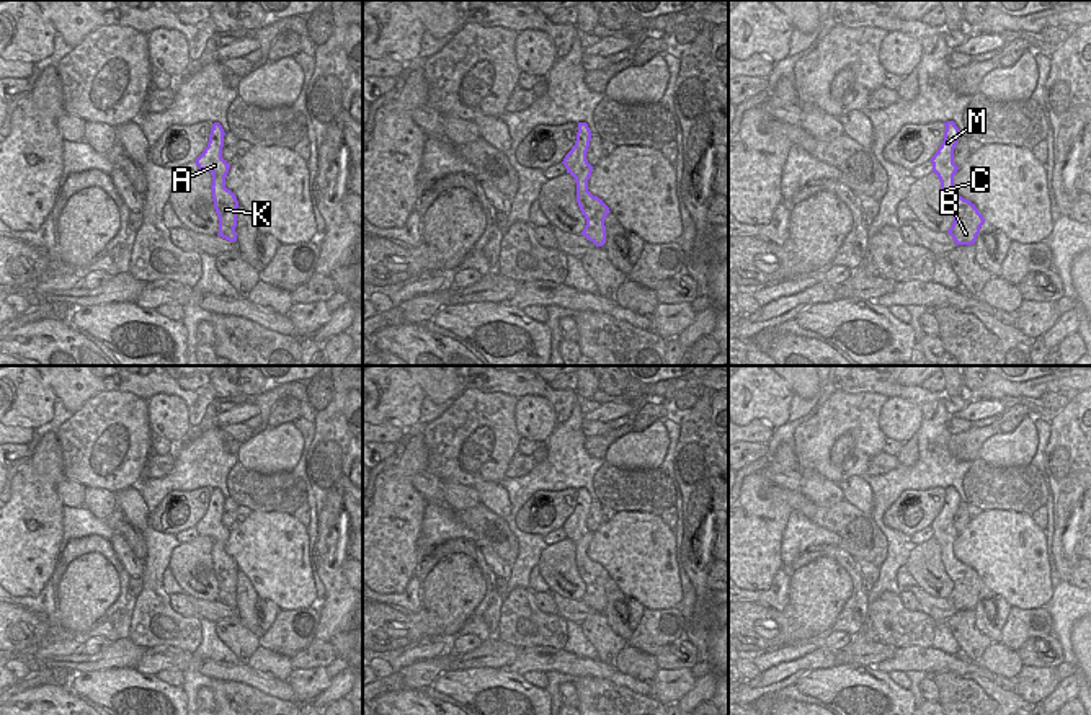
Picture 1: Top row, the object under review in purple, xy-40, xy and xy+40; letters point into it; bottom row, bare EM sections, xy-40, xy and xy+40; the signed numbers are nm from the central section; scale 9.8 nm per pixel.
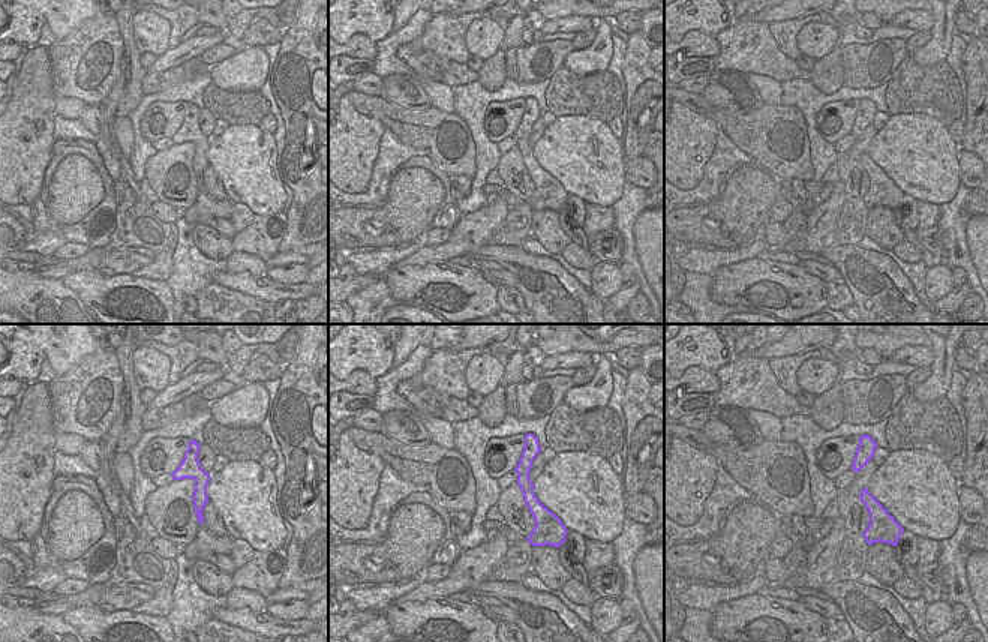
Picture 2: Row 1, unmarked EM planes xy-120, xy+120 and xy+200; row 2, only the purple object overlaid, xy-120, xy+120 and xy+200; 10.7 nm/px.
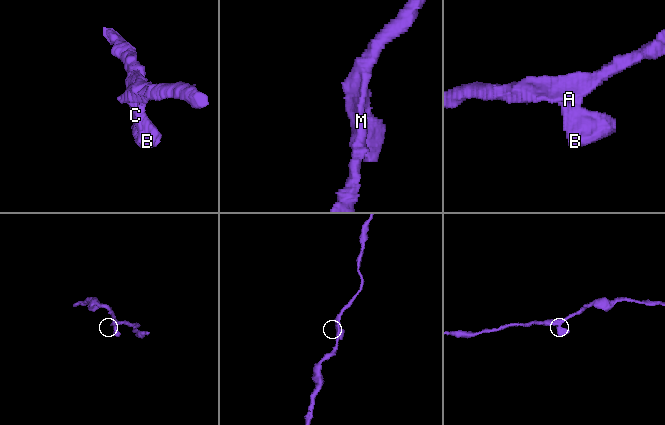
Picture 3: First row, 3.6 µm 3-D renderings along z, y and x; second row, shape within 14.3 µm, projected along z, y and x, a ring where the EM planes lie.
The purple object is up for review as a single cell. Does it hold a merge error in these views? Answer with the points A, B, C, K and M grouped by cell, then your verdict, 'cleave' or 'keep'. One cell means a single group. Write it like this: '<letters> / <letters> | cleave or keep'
A B C K M | keep

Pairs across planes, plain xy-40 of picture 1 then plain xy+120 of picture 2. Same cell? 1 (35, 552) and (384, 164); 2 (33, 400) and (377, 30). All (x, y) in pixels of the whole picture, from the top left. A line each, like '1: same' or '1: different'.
1: different
2: same

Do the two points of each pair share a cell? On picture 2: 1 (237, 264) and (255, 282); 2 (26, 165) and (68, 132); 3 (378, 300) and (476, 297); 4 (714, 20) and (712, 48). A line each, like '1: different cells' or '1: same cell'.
1: different cells
2: different cells
3: different cells
4: different cells

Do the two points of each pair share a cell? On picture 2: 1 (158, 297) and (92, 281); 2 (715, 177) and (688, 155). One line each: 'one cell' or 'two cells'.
1: one cell
2: two cells

